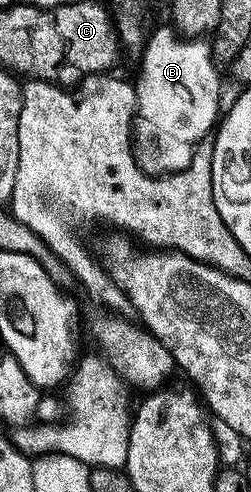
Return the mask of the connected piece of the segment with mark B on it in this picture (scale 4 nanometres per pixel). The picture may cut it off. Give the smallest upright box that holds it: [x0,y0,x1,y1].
[134,25,222,177]

